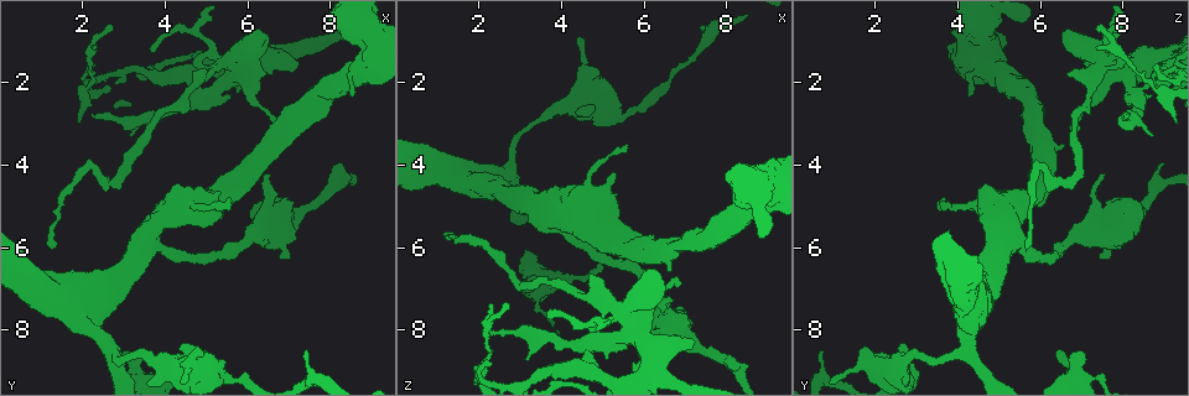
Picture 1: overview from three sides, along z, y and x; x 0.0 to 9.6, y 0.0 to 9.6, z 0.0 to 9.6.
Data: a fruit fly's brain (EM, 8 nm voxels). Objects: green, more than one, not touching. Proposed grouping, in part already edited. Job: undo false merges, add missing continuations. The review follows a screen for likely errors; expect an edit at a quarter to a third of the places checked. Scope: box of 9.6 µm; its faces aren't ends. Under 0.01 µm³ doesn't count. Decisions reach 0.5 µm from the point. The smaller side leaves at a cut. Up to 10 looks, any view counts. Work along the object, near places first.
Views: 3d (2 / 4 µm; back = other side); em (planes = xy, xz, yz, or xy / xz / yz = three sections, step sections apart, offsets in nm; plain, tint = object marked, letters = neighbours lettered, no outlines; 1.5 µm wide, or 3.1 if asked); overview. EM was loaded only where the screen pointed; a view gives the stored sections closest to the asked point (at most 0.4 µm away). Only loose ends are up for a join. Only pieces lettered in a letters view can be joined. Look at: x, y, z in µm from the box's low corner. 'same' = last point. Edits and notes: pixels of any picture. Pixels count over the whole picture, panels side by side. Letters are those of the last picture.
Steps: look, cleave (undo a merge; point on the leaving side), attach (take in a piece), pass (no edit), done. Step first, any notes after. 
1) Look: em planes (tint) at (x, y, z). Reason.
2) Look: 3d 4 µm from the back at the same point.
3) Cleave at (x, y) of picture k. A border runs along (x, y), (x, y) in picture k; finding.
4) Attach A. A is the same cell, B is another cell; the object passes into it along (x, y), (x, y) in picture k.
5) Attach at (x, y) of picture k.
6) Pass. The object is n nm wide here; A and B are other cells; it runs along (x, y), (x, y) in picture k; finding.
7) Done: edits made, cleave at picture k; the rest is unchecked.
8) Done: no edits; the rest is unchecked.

Look: em planes (tint) at (5.60, 5.00, 3.55). Tapers out.

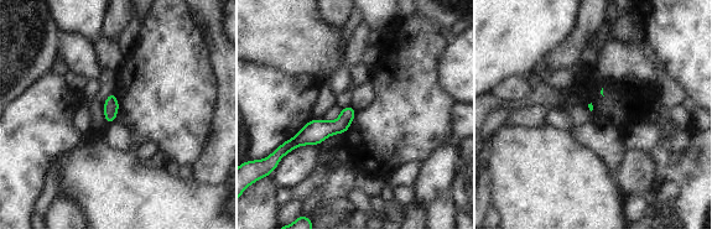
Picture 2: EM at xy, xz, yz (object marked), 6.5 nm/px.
Look: em planes (letters) at the same point. What lies round it.

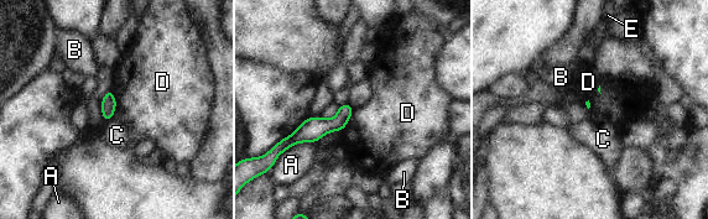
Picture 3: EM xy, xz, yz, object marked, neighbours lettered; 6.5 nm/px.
Pass. A, B, C, D and E are other cells; none of them fits.

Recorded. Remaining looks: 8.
Look: em xz step 4 (letters) at (8.60, 2.30, 4.30). Branch stops here.

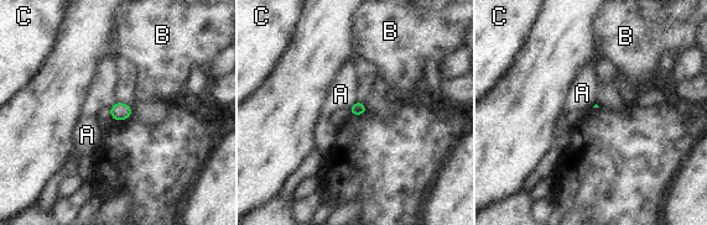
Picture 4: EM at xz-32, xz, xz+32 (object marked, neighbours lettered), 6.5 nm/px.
Look: em planes (letters) at the same point. Another direction.

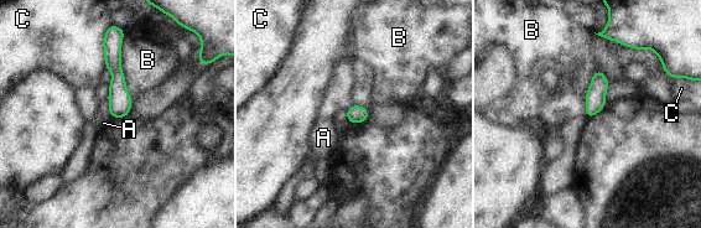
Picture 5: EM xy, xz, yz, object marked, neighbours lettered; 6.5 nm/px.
Pass. A, B and C are other cells; a border runs along (123, 30), (121, 72), (133, 99) in picture 5; no lettered piece goes on from it.

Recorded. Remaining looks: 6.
Look: em xy step 4 (tint) at (7.50, 8.50, 0.75). Thin end.

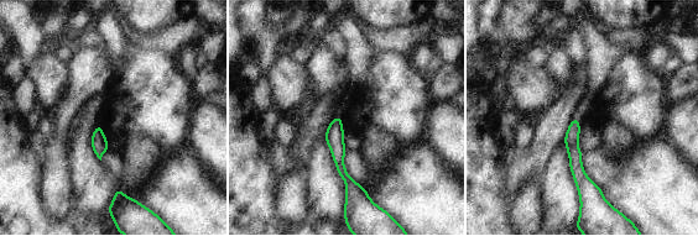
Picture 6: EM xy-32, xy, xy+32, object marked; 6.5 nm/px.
Look: em planes (letters) at the same point. Cut it another way.

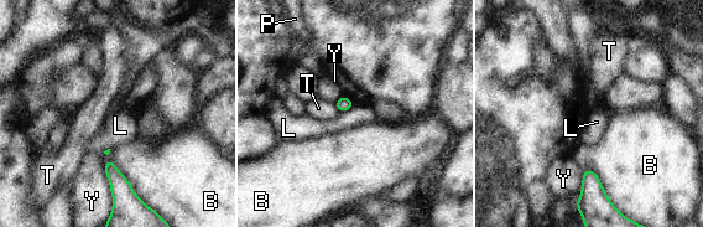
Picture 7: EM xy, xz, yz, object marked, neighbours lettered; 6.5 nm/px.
Pass. The object is 90 nm wide here; B, L, P, T and Y are other cells; a border runs along (353, 104), (350, 108), (339, 112) in picture 7; none of them fits.

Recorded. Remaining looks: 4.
Look: em planes (tint) at (4.60, 8.85, 1.70). Calibre changes.

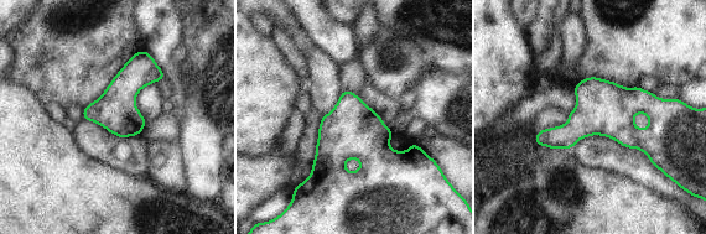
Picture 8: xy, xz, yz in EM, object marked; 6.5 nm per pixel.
Look: em planes (letters) at the same point.

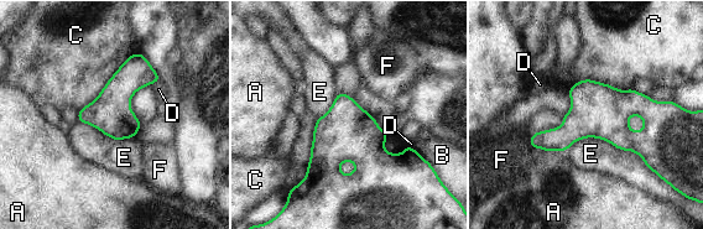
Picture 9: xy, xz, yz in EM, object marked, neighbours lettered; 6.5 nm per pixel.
Pass. The object is 260 nm wide here; A, B, C, D, E and F are other cells; a border runs along (567, 149), (600, 138), (655, 172) in picture 9; all the same neuron.

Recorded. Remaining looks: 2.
Done: no edits; the rest is unchecked.

